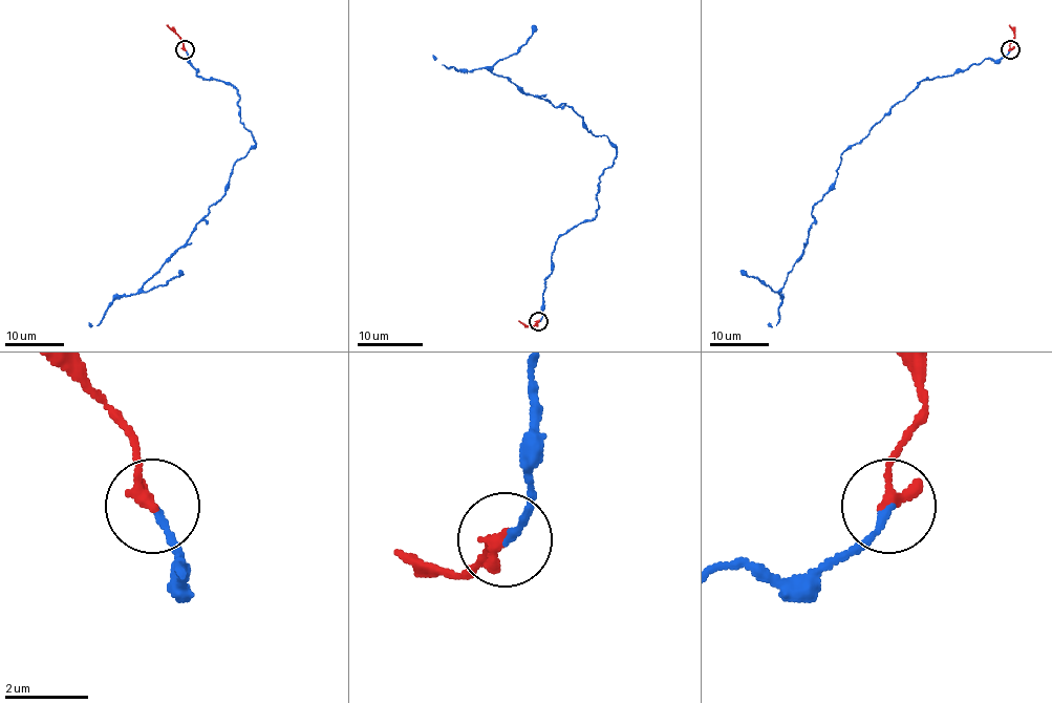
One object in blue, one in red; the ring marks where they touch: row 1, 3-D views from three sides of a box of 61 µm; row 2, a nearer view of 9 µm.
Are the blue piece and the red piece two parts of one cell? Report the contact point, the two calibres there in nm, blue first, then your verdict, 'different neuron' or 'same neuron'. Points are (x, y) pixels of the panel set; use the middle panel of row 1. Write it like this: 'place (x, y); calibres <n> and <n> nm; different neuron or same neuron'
place (538, 321); calibres 150 and 340 nm; different neuron

